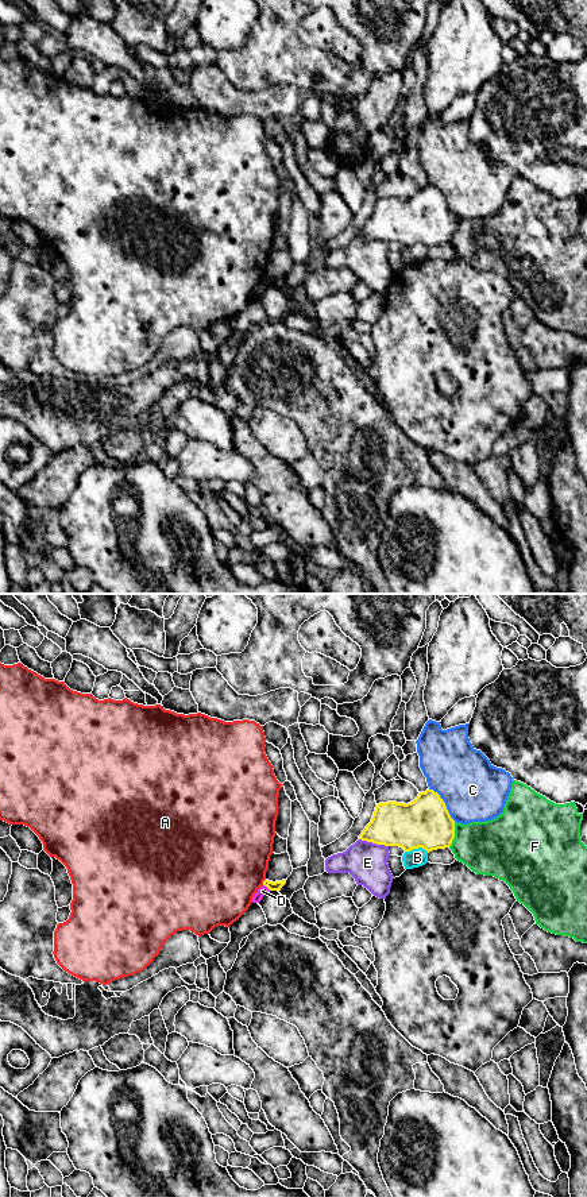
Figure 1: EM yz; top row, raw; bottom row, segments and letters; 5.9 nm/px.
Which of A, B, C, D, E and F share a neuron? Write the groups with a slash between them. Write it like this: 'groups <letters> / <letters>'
groups A / B / C / D / E / F

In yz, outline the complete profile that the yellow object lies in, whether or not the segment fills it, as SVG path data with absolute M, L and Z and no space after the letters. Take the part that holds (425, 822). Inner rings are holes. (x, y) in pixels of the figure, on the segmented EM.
M433 789L420 792L408 804L376 804L371 822L359 835L359 839L376 845L399 846L405 852L422 847L428 853L449 847L453 838L455 820Z

